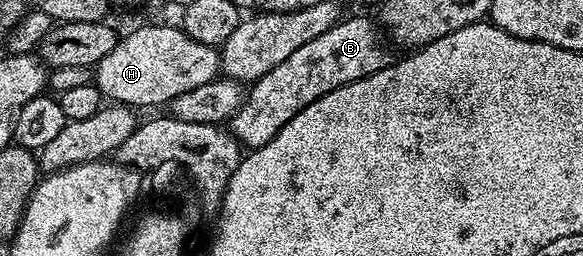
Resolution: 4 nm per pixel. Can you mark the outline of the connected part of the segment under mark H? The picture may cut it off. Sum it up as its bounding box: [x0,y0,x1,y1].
[93,24,221,110]

